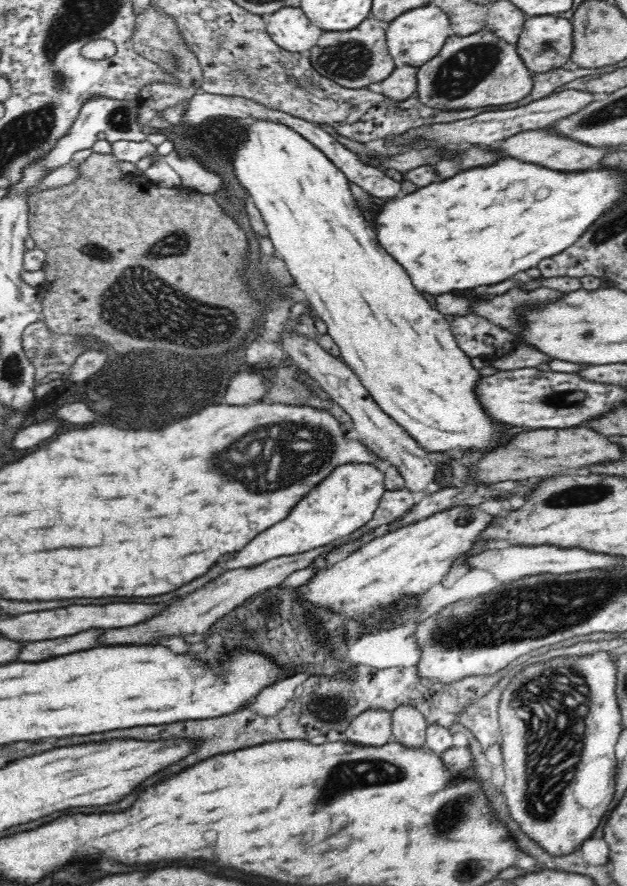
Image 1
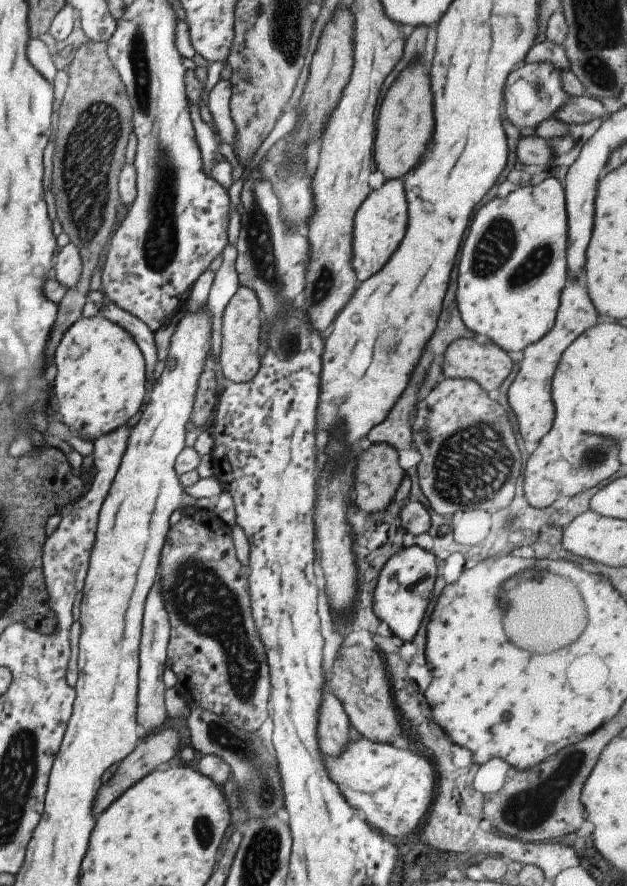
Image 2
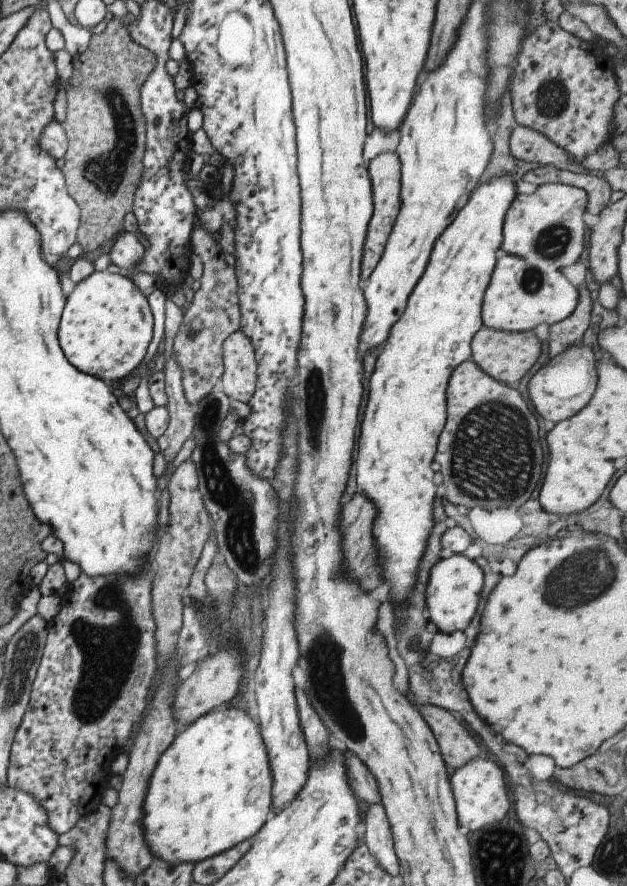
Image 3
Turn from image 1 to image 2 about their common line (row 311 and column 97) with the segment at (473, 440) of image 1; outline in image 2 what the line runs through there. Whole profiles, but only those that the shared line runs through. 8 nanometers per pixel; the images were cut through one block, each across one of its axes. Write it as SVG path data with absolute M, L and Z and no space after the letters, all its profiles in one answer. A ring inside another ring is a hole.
M105 316L80 317L62 336L54 353L54 364L58 368L54 380L54 396L58 404L58 414L62 422L78 432L80 438L98 438L102 434L114 432L128 423L142 406L146 396L146 362L133 336L119 324L106 320Z

